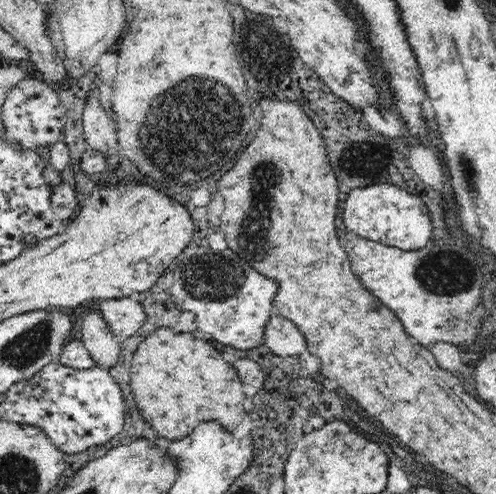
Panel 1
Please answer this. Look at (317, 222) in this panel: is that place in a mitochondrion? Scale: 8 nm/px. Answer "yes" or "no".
no

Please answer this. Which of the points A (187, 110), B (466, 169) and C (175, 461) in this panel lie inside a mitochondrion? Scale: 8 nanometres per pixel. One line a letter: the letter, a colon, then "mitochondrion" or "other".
A: mitochondrion
B: mitochondrion
C: other

